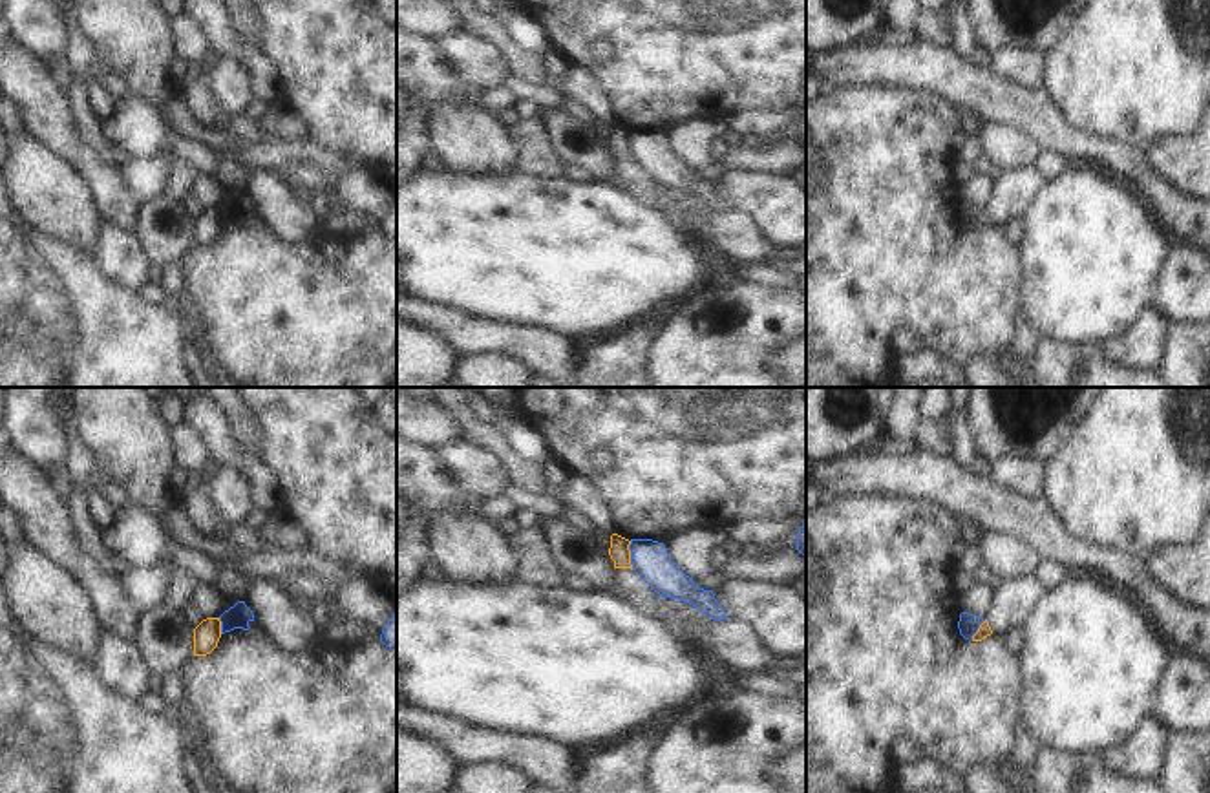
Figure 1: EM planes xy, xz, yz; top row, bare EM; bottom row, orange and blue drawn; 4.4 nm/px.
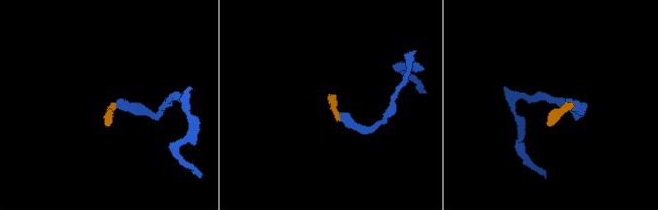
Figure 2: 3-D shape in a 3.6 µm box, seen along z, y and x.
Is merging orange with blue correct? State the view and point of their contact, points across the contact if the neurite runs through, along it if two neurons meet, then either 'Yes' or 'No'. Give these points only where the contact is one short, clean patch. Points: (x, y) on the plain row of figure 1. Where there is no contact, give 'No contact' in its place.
Touches orange at xz (629, 147). Boundary: xz (629, 132), (629, 154), (633, 159). No

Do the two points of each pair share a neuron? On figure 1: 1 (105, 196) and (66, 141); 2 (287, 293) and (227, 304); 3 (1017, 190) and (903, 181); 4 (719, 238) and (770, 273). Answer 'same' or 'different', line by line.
1: same
2: same
3: different
4: different

